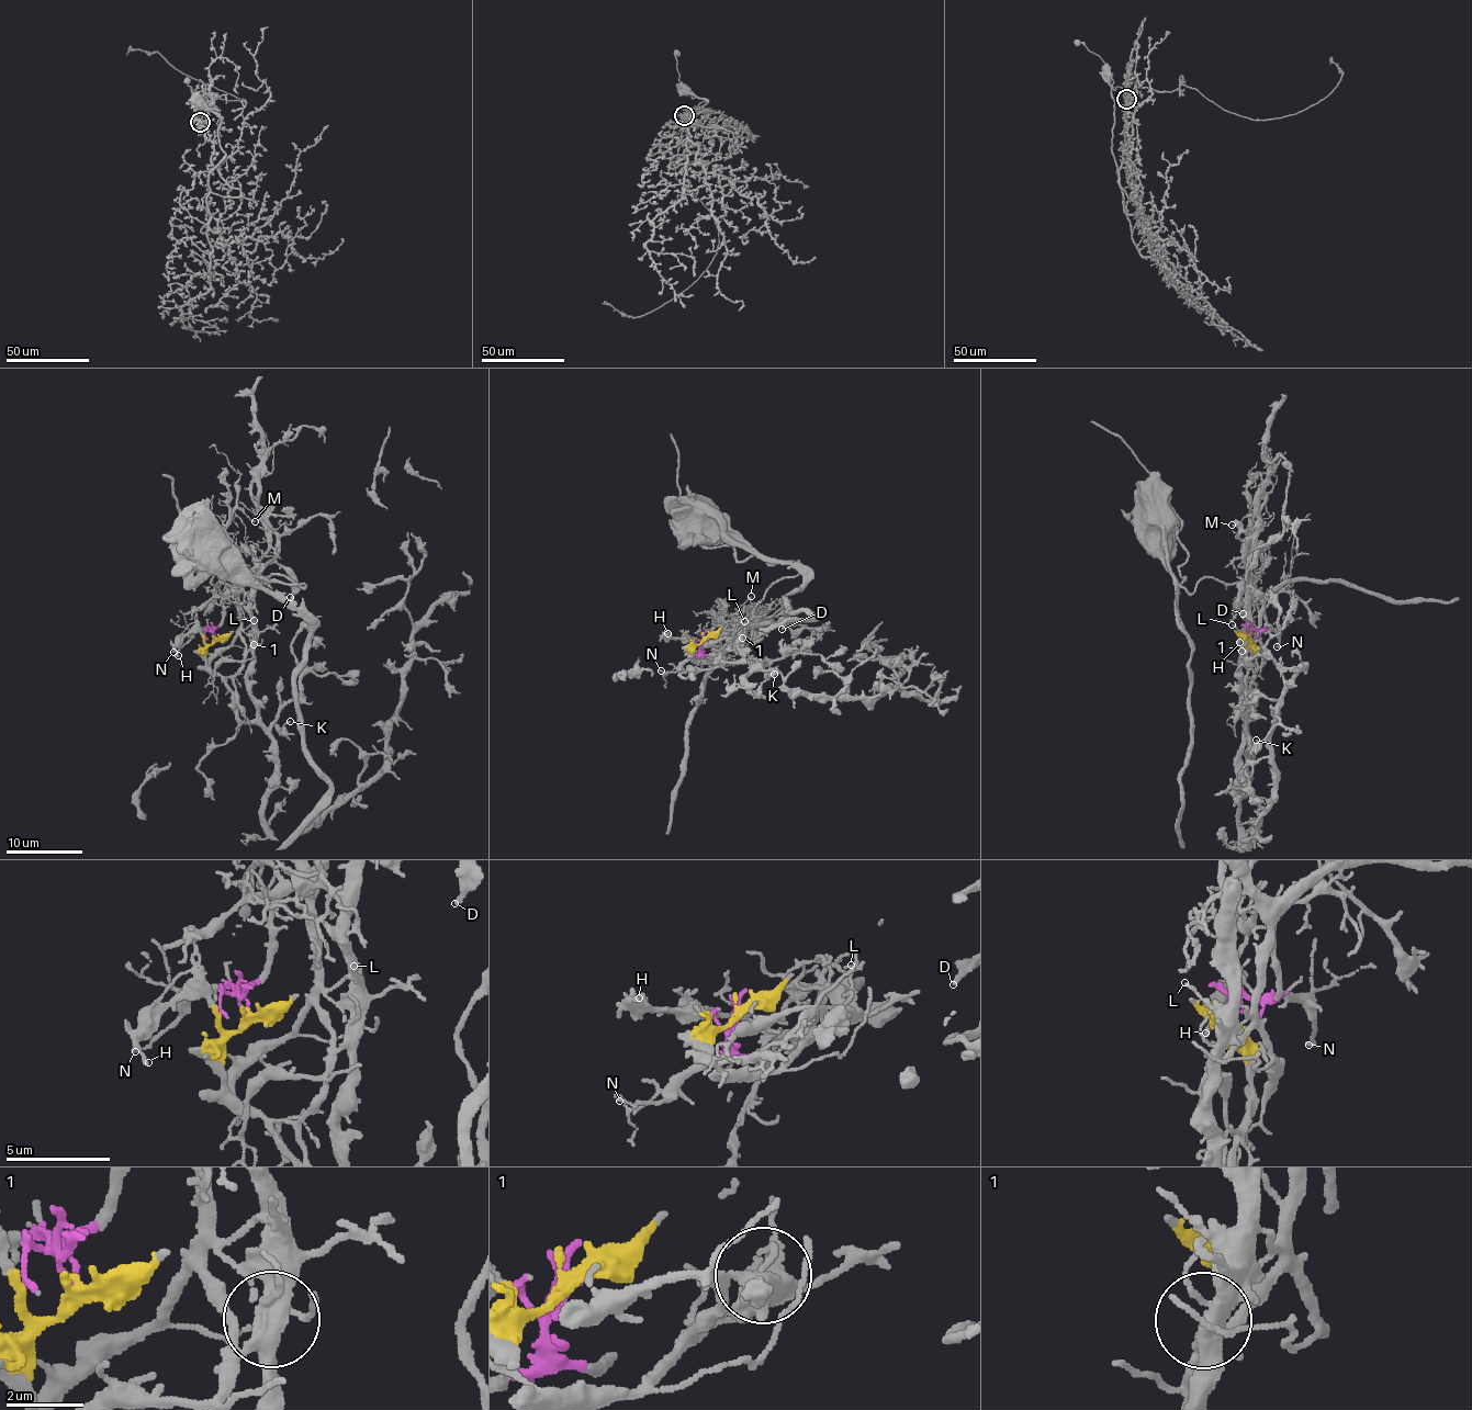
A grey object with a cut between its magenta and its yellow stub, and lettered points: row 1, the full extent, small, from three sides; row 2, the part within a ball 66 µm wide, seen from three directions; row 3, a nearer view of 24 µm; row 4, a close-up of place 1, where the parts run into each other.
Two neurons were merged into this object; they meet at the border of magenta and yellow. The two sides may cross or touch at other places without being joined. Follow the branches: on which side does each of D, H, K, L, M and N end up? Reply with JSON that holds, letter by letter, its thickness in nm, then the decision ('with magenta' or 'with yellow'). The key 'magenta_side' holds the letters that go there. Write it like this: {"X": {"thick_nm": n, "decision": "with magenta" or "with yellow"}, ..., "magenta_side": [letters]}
{"D": {"thick_nm": 200, "decision": "with yellow"}, "H": {"thick_nm": 180, "decision": "with yellow"}, "K": {"thick_nm": 140, "decision": "with yellow"}, "L": {"thick_nm": 120, "decision": "with yellow"}, "M": {"thick_nm": 90, "decision": "with magenta"}, "N": {"thick_nm": 130, "decision": "with magenta"}, "magenta_side": ["M", "N"]}

